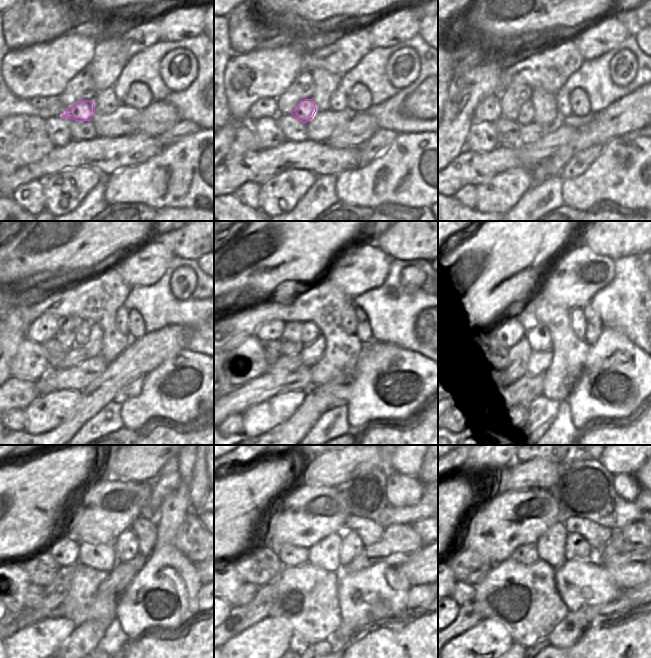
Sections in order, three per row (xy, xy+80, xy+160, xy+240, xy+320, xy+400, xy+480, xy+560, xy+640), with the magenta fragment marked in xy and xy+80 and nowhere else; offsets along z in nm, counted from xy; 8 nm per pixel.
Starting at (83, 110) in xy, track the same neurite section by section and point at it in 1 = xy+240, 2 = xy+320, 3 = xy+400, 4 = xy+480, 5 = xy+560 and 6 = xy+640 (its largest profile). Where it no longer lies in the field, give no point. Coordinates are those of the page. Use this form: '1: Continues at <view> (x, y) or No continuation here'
1: Continues at xy+240 (83, 334)
2: Continues at xy+320 (310, 332)
3: Continues at xy+400 (538, 336)
4: Continues at xy+480 (102, 557)
5: Continues at xy+560 (325, 554)
6: Continues at xy+640 (550, 546).

